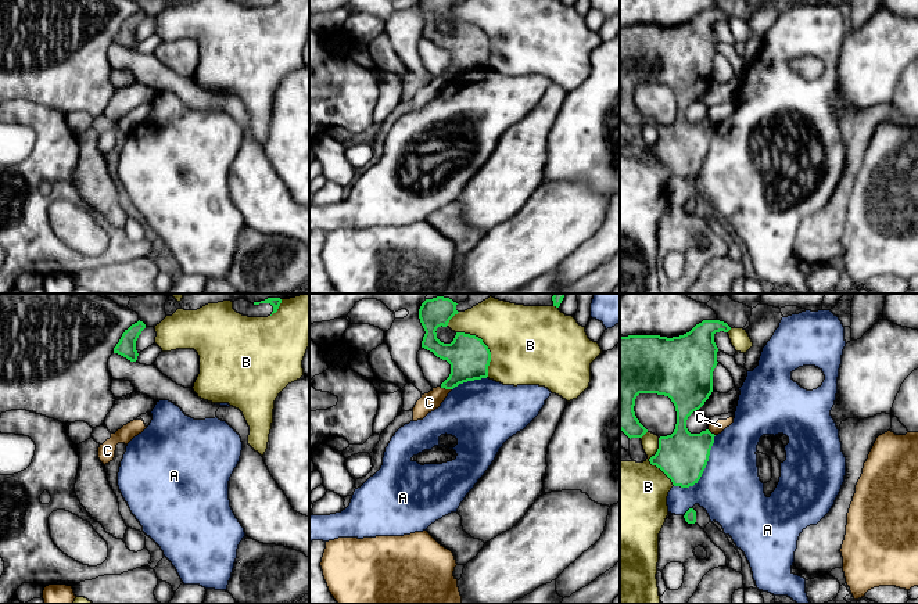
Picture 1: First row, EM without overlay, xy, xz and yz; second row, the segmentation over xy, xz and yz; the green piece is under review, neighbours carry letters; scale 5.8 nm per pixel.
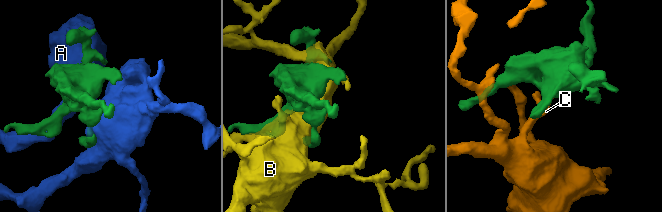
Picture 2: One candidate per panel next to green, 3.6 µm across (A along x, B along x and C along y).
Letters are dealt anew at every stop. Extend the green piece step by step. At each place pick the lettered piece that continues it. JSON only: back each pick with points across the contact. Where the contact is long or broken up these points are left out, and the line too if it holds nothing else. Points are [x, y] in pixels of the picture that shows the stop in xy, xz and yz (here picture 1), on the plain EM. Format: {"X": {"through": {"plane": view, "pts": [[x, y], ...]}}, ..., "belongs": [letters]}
{"belongs": []}

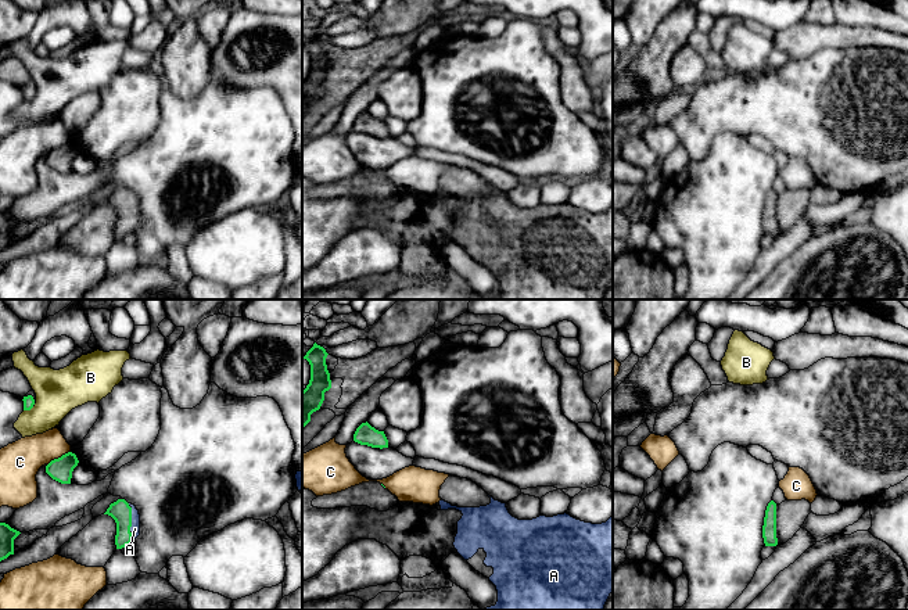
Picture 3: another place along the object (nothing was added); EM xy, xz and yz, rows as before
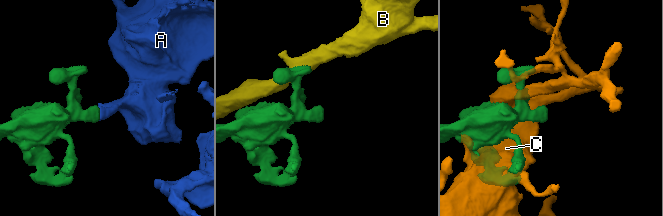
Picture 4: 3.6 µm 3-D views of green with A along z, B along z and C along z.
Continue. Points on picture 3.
{"A": {"through": {"plane": "xy", "pts": [[121, 201], [131, 211], [135, 218]]}}, "belongs": ["A"]}

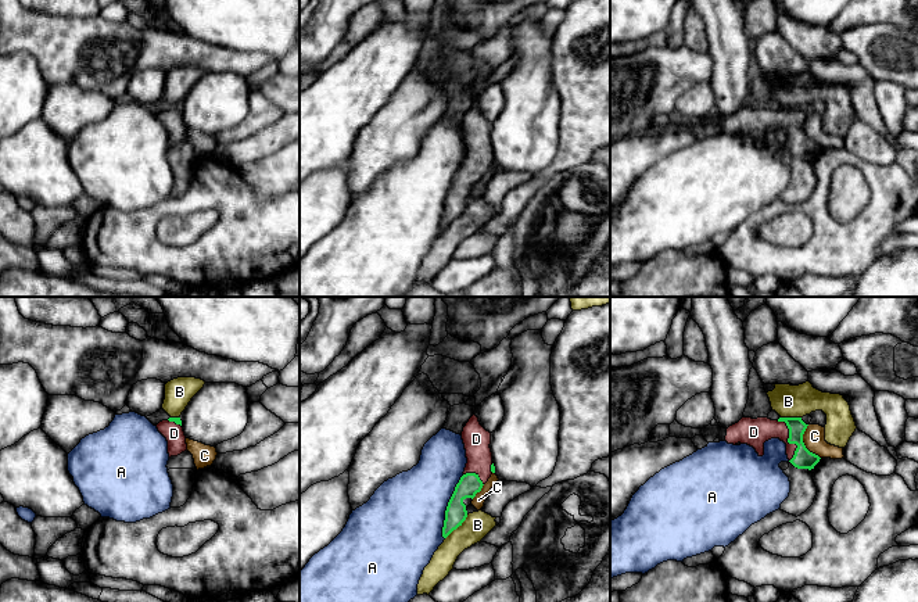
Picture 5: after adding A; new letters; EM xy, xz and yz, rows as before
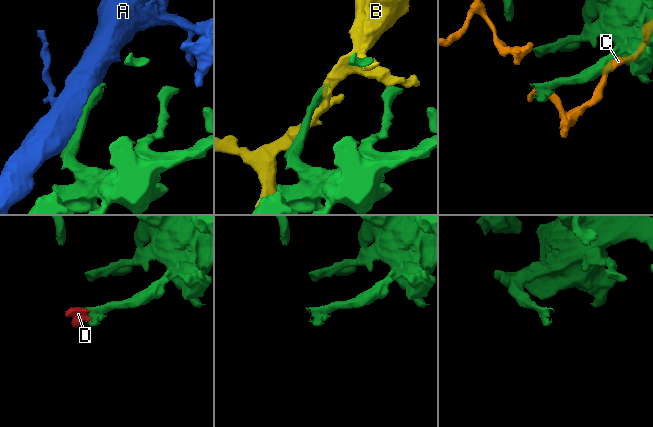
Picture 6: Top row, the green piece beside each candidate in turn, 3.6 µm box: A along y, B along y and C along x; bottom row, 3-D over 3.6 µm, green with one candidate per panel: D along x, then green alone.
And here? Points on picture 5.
{"D": {"through": {"plane": "yz", "pts": [[803, 147], [788, 129], [780, 121], [753, 121]]}}, "belongs": ["D"]}

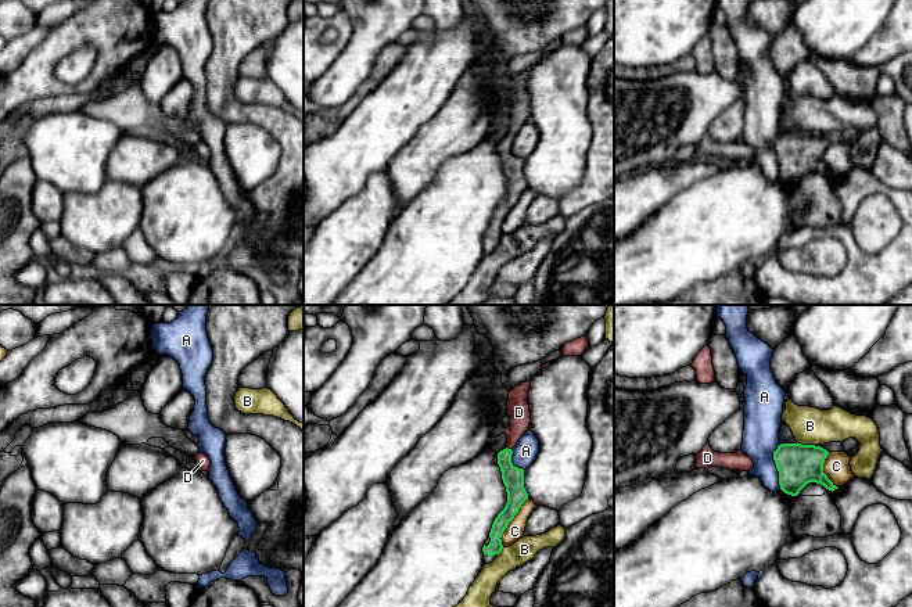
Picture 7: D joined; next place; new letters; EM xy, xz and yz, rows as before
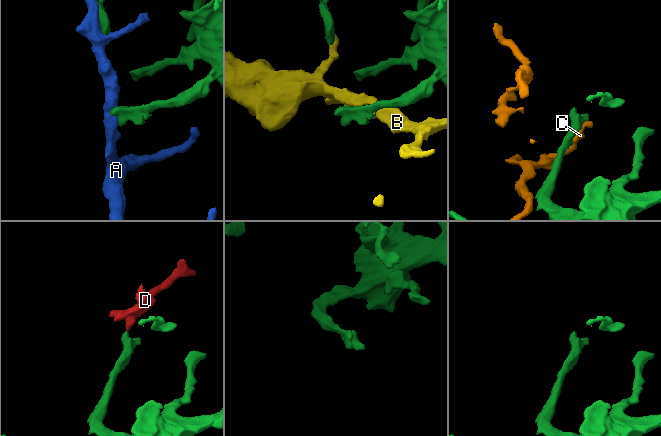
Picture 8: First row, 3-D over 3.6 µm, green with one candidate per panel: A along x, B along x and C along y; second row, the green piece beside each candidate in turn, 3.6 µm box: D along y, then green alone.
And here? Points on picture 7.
{"D": {"through": {"plane": "xz", "pts": [[513, 166], [506, 157], [507, 137], [519, 115], [519, 101]]}}, "belongs": ["D"]}

